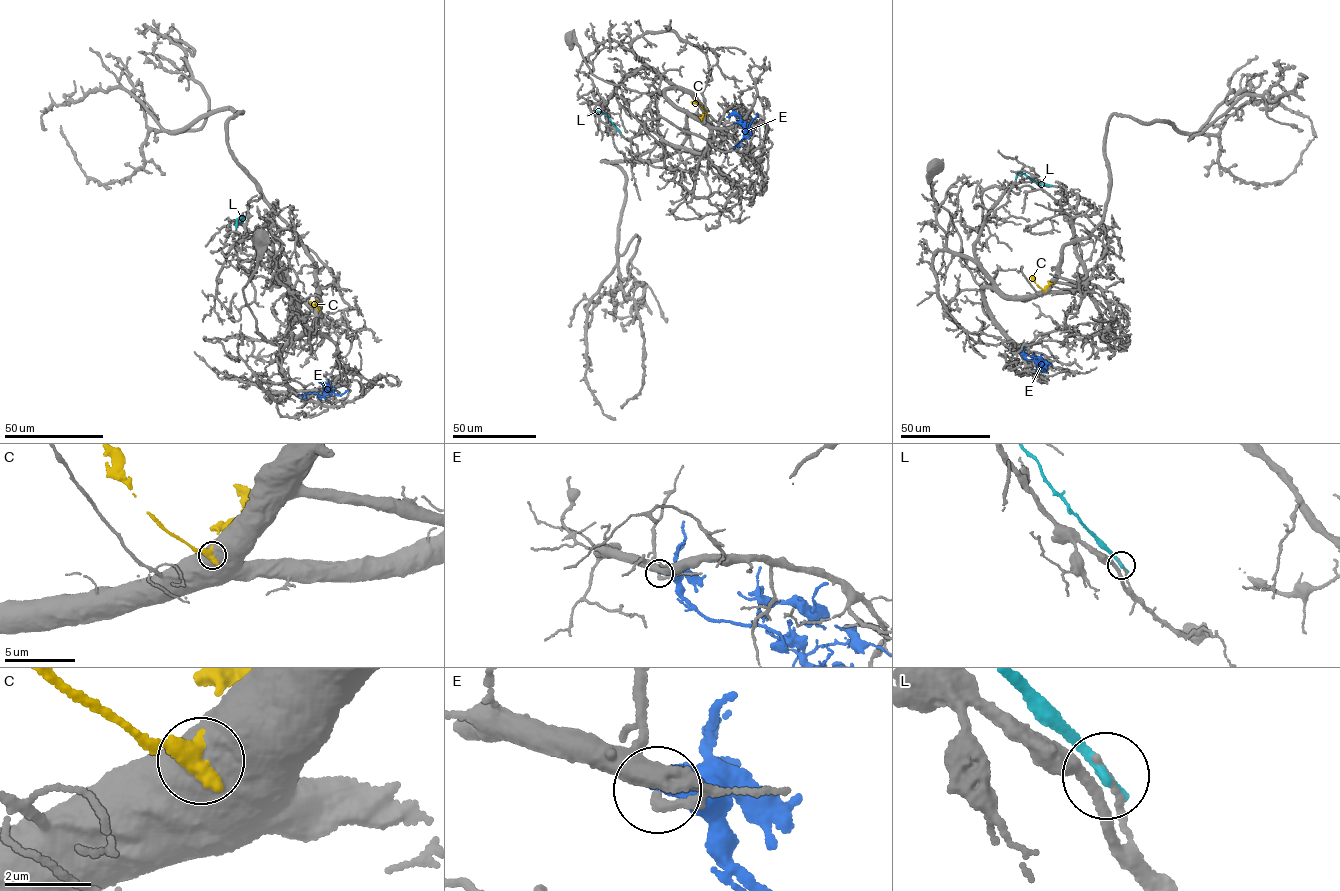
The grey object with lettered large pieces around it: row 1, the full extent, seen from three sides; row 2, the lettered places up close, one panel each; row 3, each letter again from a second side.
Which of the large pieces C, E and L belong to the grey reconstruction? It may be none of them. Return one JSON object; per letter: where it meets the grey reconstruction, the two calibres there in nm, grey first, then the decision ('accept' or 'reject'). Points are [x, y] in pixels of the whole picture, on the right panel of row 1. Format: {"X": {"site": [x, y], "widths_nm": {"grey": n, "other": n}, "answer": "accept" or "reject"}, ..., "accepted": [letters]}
{"C": {"site": [1045, 290], "widths_nm": {"grey": 900, "other": 480}, "answer": "reject"}, "E": {"site": [1021, 353], "widths_nm": {"grey": 200, "other": 600}, "answer": "reject"}, "L": {"site": [1050, 185], "widths_nm": {"grey": 130, "other": 320}, "answer": "reject"}, "accepted": []}

